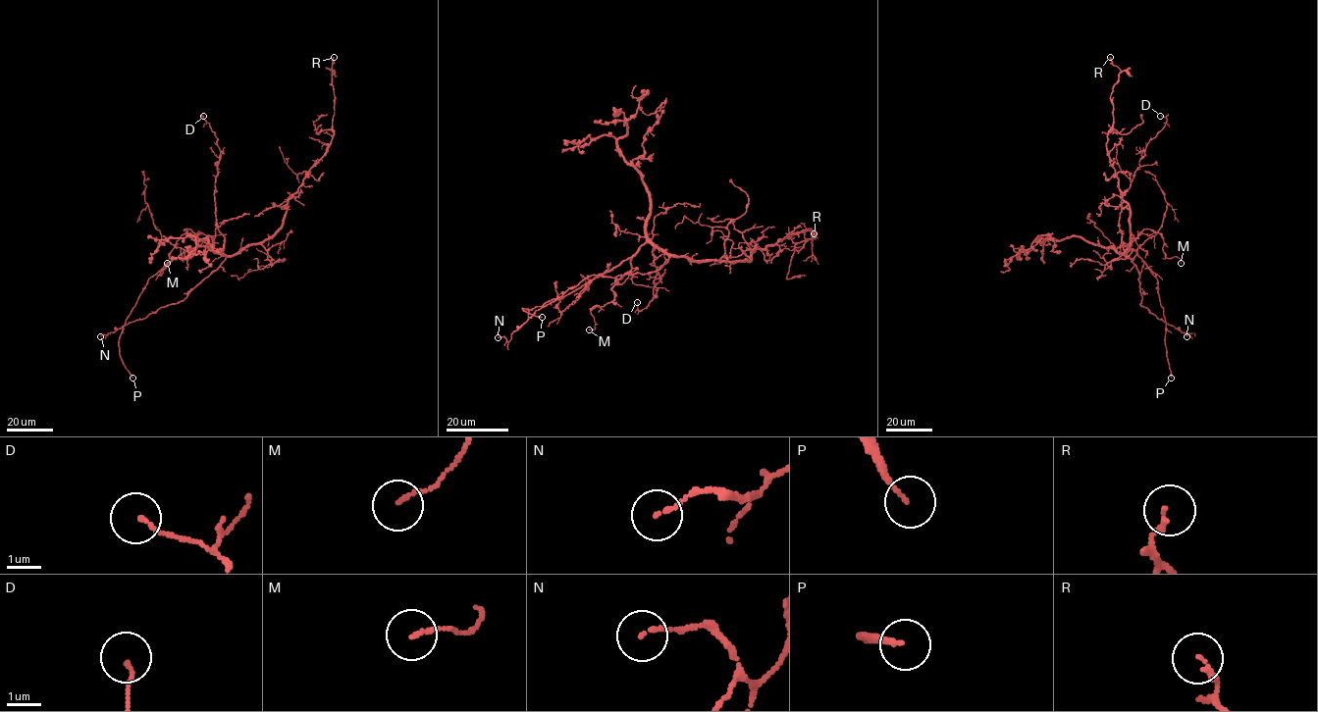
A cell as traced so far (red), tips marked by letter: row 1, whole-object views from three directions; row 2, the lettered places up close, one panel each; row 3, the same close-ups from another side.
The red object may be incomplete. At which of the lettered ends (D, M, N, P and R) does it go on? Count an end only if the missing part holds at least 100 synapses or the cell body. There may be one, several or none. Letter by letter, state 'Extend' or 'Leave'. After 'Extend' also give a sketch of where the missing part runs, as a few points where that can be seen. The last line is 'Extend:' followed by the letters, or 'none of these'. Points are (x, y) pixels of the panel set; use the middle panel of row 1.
D: Leave
M: Leave
N: Leave
P: Extend. Course of what is missing: (542, 317), (579, 319), (662, 292), (674, 285), (750, 278), (753, 274)
R: Leave
Extend: P

